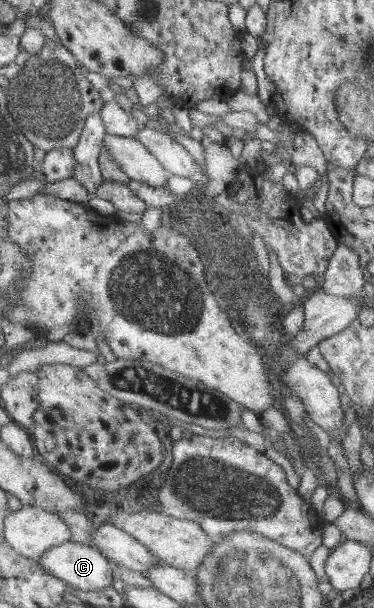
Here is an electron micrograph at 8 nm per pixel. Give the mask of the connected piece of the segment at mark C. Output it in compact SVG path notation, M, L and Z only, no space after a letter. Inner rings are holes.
M69 541L51 548L39 565L77 590L97 591L113 585L114 565L91 545Z

